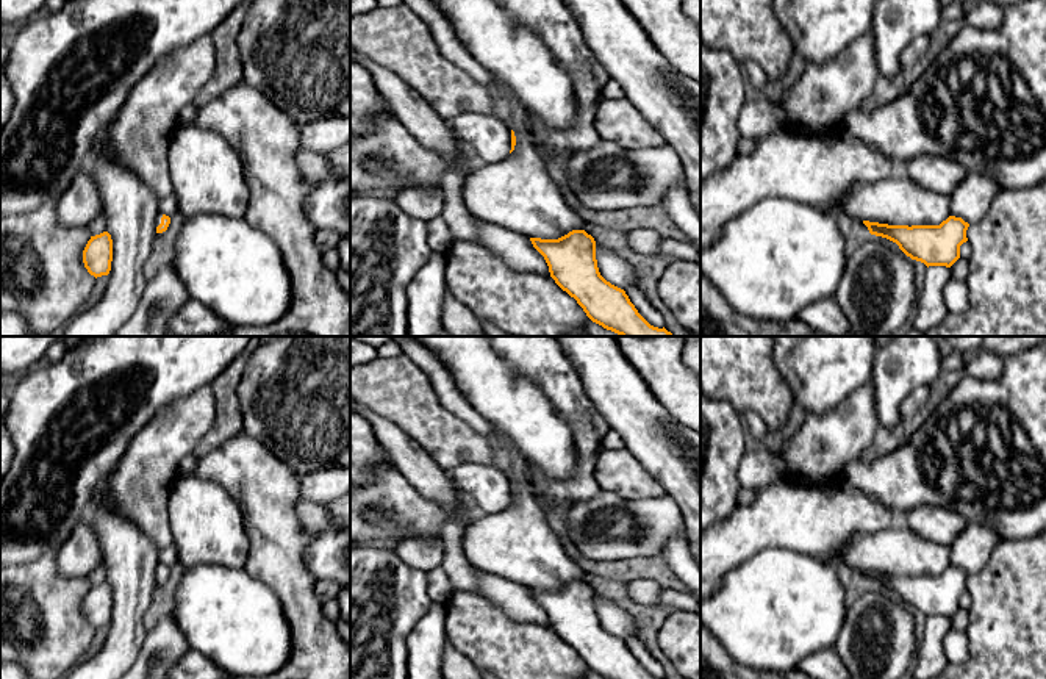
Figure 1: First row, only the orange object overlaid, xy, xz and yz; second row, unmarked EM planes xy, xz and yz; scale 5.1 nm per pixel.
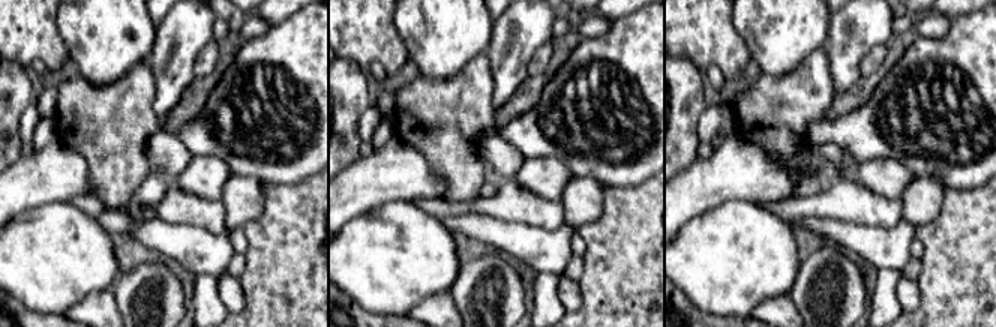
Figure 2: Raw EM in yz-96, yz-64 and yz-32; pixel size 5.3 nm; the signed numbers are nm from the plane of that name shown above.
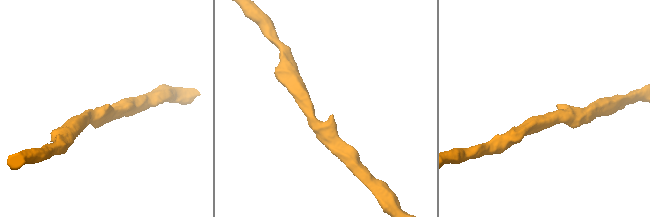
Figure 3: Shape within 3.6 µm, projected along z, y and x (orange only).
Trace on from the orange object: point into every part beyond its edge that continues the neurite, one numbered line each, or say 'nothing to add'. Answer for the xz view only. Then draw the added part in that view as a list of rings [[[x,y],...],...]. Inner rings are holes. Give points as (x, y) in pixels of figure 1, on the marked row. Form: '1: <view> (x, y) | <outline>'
nothing to add

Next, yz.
nothing to add

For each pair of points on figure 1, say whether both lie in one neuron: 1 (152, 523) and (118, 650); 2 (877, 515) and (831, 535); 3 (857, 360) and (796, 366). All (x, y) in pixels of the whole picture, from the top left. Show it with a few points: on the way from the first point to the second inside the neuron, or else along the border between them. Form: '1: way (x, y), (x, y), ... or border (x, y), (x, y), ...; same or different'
1: border (121, 513), (133, 521), (160, 549); different
2: way (866, 515), (851, 515), (841, 524); same
3: way (841, 360), (812, 360); same

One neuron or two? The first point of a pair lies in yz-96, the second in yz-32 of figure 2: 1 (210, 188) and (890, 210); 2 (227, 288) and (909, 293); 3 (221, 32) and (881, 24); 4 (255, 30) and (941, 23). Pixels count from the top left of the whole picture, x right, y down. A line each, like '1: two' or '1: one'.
1: two
2: one
3: two
4: one

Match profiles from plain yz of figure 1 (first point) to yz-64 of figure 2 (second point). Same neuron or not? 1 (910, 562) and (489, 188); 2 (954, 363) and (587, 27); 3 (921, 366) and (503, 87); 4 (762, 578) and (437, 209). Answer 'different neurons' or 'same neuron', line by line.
1: different neurons
2: different neurons
3: same neuron
4: different neurons

